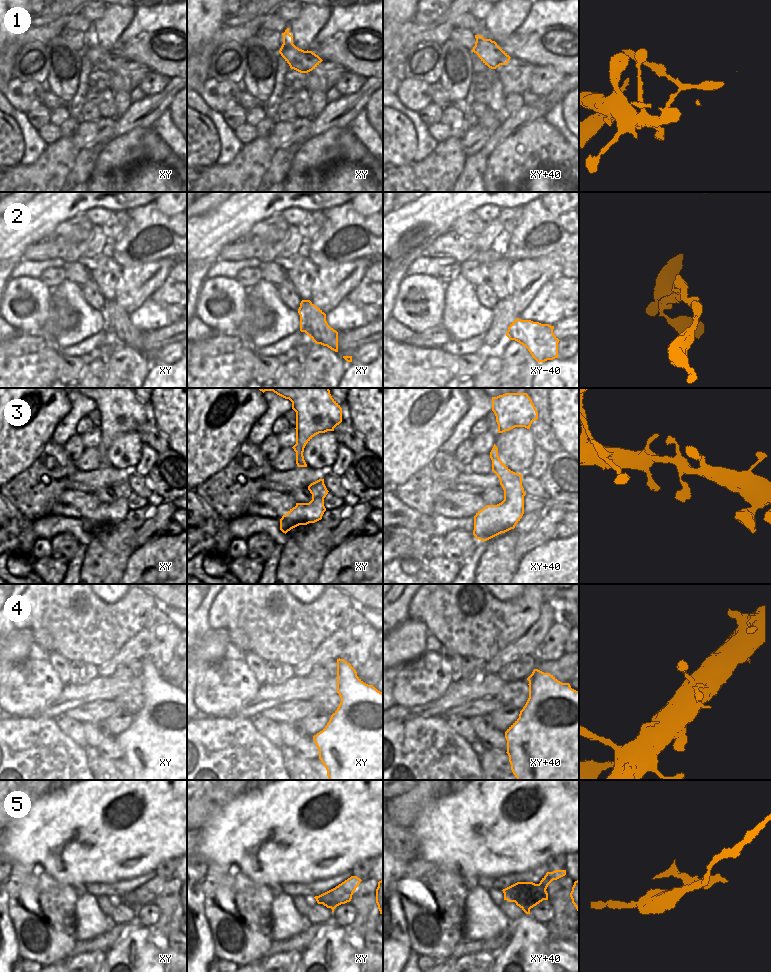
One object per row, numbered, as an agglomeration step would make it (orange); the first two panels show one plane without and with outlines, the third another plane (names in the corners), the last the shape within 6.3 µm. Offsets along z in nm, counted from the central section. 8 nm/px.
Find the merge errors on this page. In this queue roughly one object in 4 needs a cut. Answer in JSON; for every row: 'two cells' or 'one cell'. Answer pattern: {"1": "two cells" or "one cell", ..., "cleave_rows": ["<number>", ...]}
{"1": "two cells", "2": "one cell", "3": "one cell", "4": "one cell", "5": "one cell", "cleave_rows": ["1"]}

